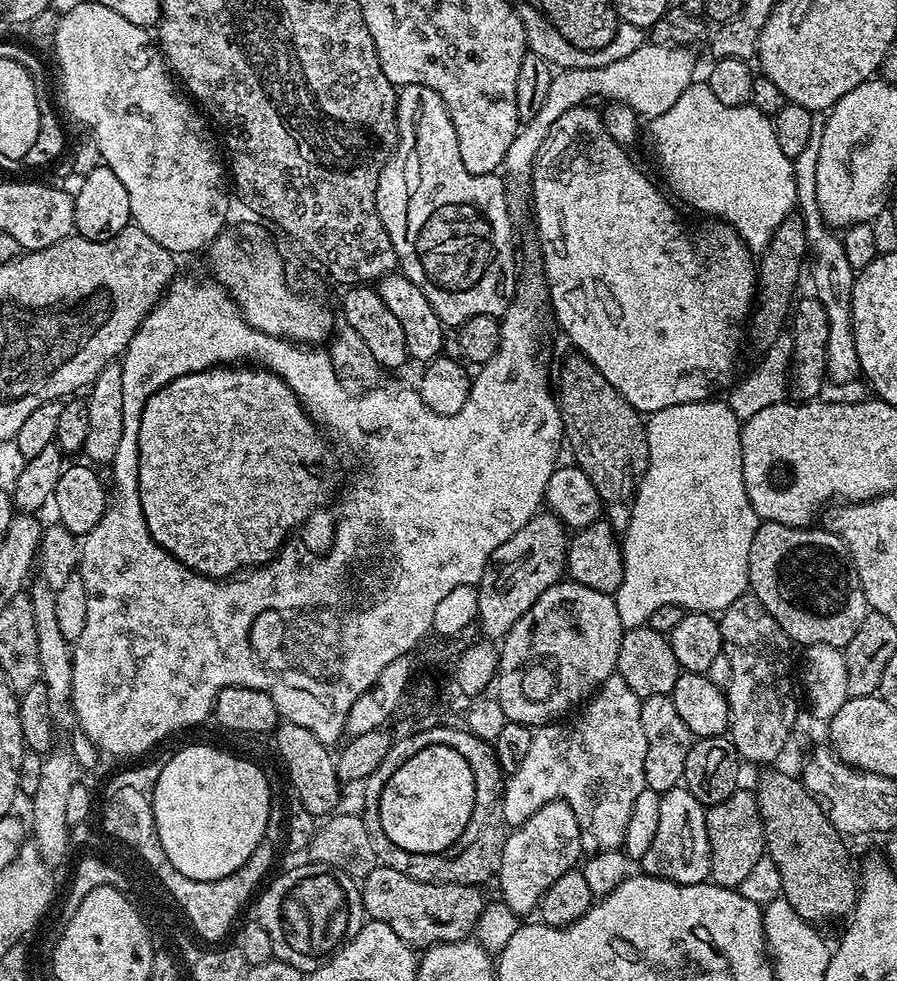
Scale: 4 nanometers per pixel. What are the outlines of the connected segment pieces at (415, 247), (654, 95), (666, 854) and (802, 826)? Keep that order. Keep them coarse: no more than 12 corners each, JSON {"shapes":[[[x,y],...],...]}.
{"shapes":[[[411,82],[378,178],[399,271],[445,326],[516,288],[506,184]],[[644,42],[610,66],[557,71],[502,172],[527,185],[550,126],[591,96],[642,118],[697,79],[688,46]],[[663,793],[647,875],[703,884],[712,875],[705,805]],[[803,779],[754,791],[782,899],[813,926],[851,917],[858,872]]]}

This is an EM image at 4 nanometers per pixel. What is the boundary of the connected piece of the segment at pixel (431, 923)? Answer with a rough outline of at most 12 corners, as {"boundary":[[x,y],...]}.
{"boundary":[[377,866],[365,913],[416,950],[467,940],[486,907],[468,884]]}

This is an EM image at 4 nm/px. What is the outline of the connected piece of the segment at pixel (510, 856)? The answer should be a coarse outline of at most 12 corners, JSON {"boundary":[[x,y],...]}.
{"boundary":[[555,800],[509,831],[498,881],[517,917],[535,913],[584,847]]}

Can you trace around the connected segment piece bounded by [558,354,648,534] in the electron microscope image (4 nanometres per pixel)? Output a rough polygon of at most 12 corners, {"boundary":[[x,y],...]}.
{"boundary":[[579,354],[558,403],[603,515],[628,528],[648,462],[646,420]]}

